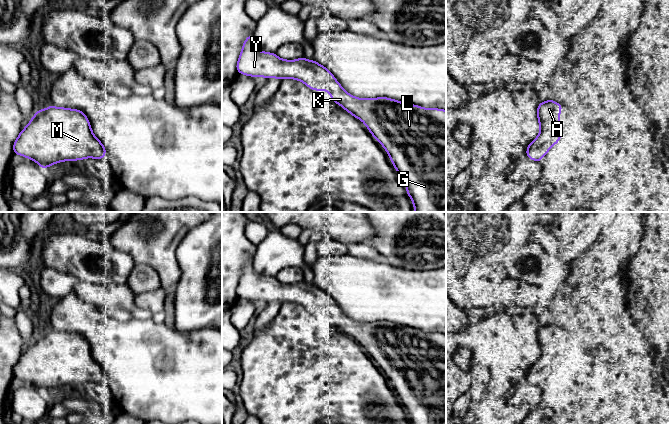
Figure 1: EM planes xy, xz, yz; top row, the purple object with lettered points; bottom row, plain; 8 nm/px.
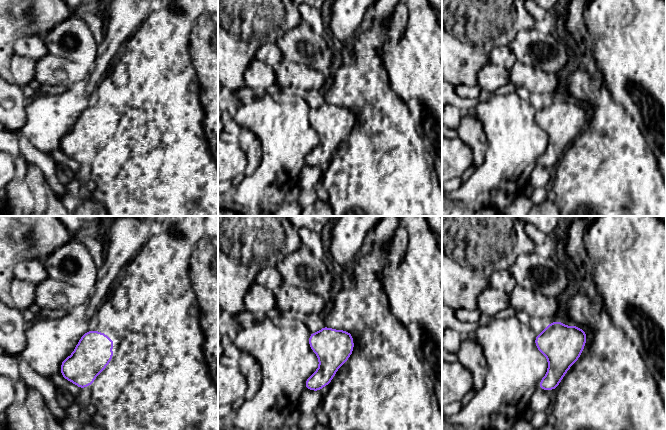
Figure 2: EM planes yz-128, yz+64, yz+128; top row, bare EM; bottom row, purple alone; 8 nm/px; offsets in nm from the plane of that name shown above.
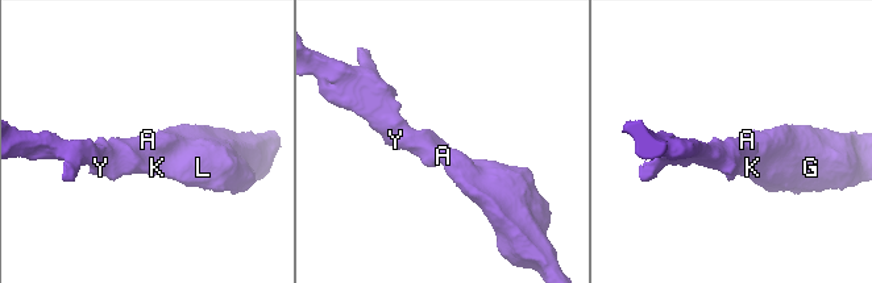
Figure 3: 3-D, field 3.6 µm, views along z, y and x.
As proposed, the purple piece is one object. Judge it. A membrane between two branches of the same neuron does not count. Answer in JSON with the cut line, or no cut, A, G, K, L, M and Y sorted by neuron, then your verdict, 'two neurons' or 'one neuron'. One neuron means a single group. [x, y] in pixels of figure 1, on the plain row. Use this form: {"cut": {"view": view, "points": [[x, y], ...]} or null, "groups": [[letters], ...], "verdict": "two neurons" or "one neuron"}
{"cut": null, "groups": [["A", "G", "K", "L", "M", "Y"]], "verdict": "one neuron"}

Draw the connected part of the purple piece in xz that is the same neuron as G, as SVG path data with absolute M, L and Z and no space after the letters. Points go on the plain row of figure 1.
M248 258L243 267L239 283L236 288L238 297L251 301L265 301L295 303L301 305L308 312L315 315L328 315L331 324L340 329L344 334L361 344L371 359L386 374L393 391L399 398L399 403L406 408L407 419L411 424L446 424L446 334L438 332L424 332L418 329L404 327L388 321L358 322L349 318L336 304L333 297L315 284L308 284L304 280L295 284L279 282L276 277L264 276L253 269L253 258Z

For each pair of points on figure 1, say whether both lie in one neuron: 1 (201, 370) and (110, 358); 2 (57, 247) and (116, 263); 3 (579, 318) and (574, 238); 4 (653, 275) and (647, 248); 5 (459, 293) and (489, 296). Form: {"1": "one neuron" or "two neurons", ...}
{"1": "one neuron", "2": "one neuron", "3": "two neurons", "4": "one neuron", "5": "two neurons"}

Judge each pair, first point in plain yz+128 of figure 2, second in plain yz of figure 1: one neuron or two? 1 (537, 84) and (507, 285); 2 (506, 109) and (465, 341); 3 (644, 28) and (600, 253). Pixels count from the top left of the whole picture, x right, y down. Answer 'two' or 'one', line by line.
1: one
2: one
3: two

